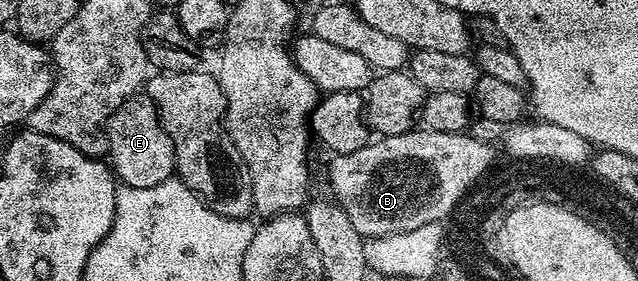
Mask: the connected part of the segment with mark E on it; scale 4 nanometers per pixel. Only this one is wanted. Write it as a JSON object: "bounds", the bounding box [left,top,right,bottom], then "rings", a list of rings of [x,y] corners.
{"bounds":[107,98,177,188],"rings":[[[126,98],[125,103],[109,117],[107,158],[111,163],[112,173],[131,188],[153,188],[155,184],[163,184],[163,180],[174,177],[177,164],[175,148],[150,98]]]}

